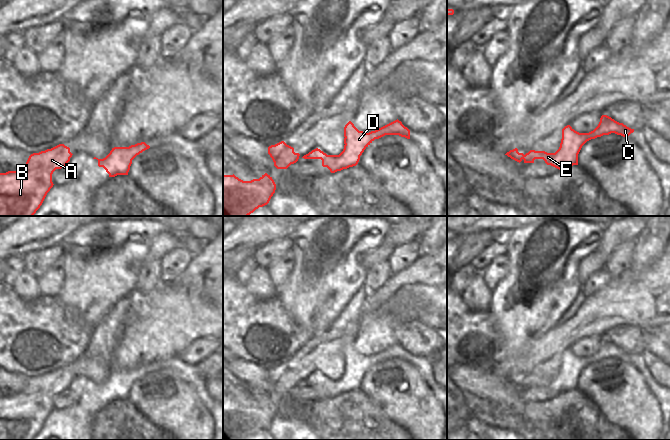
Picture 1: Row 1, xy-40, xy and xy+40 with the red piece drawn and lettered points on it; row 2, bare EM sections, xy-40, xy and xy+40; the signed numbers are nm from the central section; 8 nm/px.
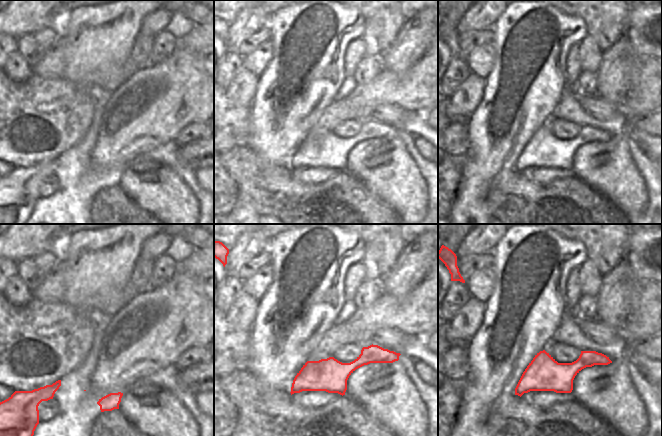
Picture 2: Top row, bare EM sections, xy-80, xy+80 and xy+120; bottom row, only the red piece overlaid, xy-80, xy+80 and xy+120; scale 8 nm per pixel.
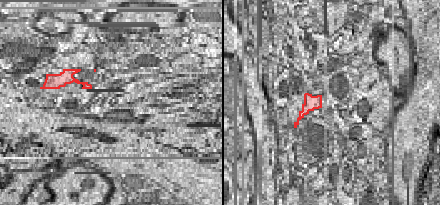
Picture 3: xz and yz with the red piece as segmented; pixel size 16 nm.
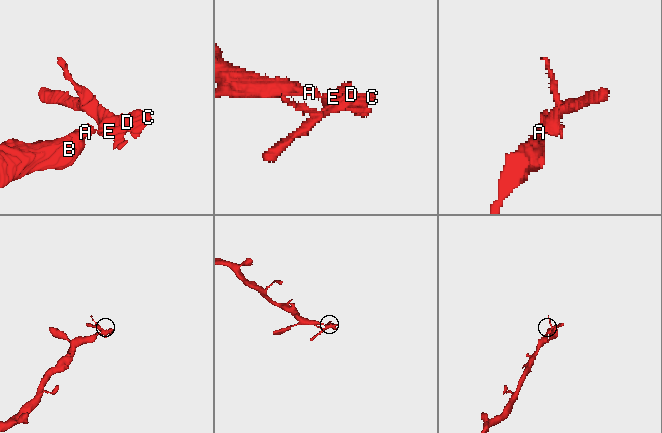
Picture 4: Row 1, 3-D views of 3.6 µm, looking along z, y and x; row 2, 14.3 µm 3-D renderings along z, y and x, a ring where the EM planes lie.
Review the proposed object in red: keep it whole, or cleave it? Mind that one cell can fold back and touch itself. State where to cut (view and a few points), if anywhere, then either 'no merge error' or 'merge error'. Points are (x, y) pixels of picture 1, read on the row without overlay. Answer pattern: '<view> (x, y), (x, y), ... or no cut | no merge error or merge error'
xy+40 (524, 379), (522, 382) | merge error

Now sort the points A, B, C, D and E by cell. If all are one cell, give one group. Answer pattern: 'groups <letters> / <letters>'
groups A B / C D E

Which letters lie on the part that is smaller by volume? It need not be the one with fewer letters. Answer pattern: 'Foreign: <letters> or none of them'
Foreign: C, D, E

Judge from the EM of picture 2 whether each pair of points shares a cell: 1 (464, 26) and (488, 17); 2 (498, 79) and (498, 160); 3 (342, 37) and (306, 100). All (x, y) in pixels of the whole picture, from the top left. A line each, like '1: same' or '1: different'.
1: same
2: same
3: same

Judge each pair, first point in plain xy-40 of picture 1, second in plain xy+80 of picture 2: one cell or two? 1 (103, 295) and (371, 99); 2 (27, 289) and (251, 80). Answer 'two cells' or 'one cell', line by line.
1: two cells
2: one cell

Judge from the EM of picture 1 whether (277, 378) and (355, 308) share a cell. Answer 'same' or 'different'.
same

